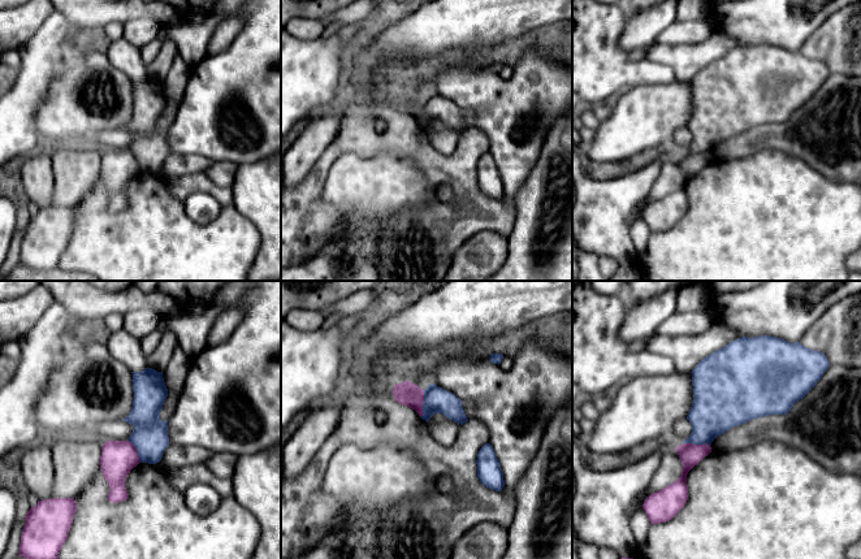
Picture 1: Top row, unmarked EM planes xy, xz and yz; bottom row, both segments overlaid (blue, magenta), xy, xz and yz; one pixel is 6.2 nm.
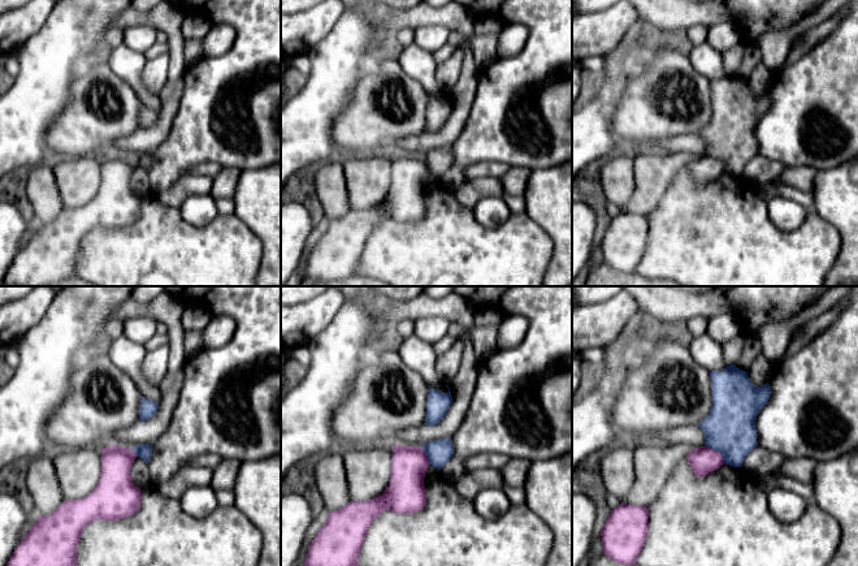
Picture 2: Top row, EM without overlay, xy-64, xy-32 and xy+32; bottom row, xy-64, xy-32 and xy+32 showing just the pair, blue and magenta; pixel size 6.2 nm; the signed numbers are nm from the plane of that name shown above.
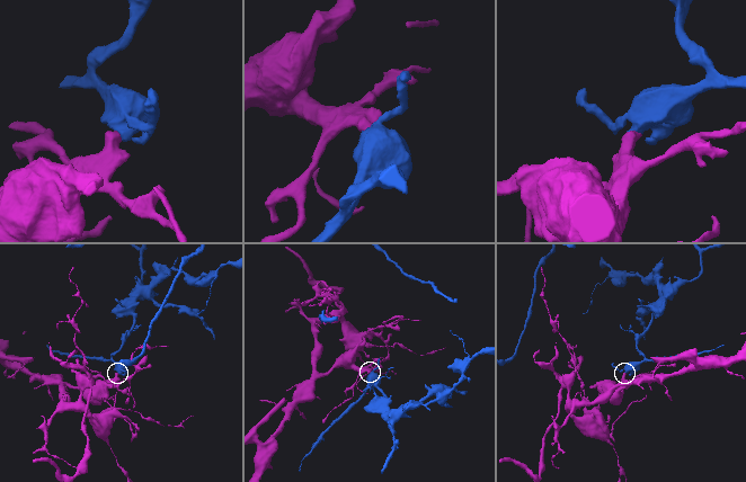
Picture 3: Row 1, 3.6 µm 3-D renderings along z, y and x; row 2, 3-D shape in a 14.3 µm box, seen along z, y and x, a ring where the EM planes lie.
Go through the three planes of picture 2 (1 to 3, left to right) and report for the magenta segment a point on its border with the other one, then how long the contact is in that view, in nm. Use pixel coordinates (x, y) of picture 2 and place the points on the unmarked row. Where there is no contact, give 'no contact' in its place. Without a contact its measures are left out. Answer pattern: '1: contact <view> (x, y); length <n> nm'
1: contact xy-64 (134, 160); length 50 nm
2: contact xy-32 (427, 164); length 130 nm
3: contact xy+32 (716, 159); length 170 nm

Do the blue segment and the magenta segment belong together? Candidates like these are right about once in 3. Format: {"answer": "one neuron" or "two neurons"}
{"answer": "two neurons"}

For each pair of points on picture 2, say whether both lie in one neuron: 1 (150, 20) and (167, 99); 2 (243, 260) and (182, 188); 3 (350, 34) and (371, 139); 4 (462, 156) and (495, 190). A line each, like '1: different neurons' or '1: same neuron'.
1: same neuron
2: different neurons
3: different neurons
4: different neurons

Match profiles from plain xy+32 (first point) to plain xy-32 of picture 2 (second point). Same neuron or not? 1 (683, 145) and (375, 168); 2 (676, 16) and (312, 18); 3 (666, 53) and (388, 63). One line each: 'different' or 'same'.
1: different
2: different
3: same

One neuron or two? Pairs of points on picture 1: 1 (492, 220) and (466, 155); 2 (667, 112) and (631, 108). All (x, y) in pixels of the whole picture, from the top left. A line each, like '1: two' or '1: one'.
1: one
2: one

